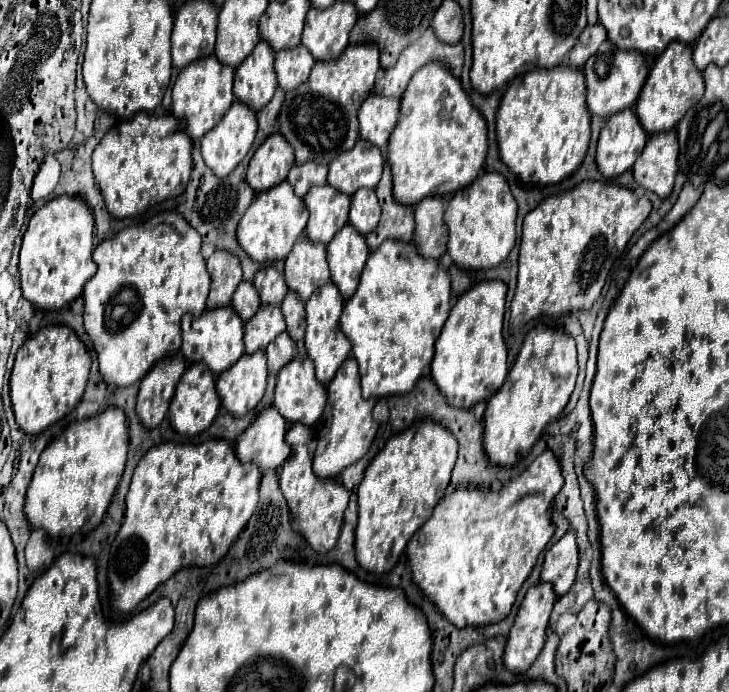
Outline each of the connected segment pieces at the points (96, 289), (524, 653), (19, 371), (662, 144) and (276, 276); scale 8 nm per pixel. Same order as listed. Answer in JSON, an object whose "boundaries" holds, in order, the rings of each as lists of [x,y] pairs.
{"boundaries":[[[[164,212],[146,222],[124,228],[100,242],[94,250],[98,272],[84,284],[84,328],[98,352],[98,370],[106,384],[124,388],[136,384],[144,374],[166,356],[178,354],[182,346],[180,318],[190,312],[200,316],[206,310],[210,276],[200,252],[200,234],[176,212]]],[[[538,582],[536,586],[532,586],[526,592],[526,596],[524,596],[520,608],[518,608],[514,626],[510,628],[510,632],[506,636],[506,648],[504,648],[504,656],[502,656],[502,662],[504,662],[506,670],[526,672],[526,668],[530,668],[530,664],[536,660],[536,656],[540,654],[540,650],[544,646],[548,618],[550,618],[554,602],[556,602],[556,594],[554,594],[552,586],[546,584],[546,582]]],[[[46,326],[36,336],[28,338],[16,354],[10,376],[10,400],[16,424],[24,432],[38,434],[72,412],[82,400],[90,364],[92,360],[86,346],[68,326]]],[[[660,132],[648,138],[642,156],[634,162],[634,180],[660,198],[668,198],[678,172],[678,138],[676,132]]],[[[262,268],[256,278],[254,286],[260,294],[262,304],[282,304],[286,292],[290,290],[288,284],[284,284],[284,276],[276,268]]]]}

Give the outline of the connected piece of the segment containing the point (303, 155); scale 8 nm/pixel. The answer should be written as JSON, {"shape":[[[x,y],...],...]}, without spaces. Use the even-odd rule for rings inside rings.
{"shape":[[[358,44],[346,48],[346,52],[332,62],[316,62],[312,68],[310,78],[294,88],[294,92],[286,92],[286,100],[280,108],[280,134],[288,140],[288,144],[294,148],[296,164],[304,162],[318,162],[318,164],[330,164],[330,160],[350,148],[354,148],[358,140],[358,118],[356,112],[360,104],[364,102],[366,94],[372,92],[376,82],[376,72],[380,70],[380,54],[376,44]]]}

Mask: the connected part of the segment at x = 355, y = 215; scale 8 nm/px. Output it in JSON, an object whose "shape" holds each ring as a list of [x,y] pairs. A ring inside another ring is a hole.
{"shape":[[[360,188],[352,196],[350,224],[366,236],[378,226],[378,220],[380,220],[380,204],[376,198],[376,192],[368,188]]]}

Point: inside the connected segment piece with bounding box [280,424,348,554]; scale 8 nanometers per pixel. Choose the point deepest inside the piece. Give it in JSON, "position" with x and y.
{"position":[316,506]}

